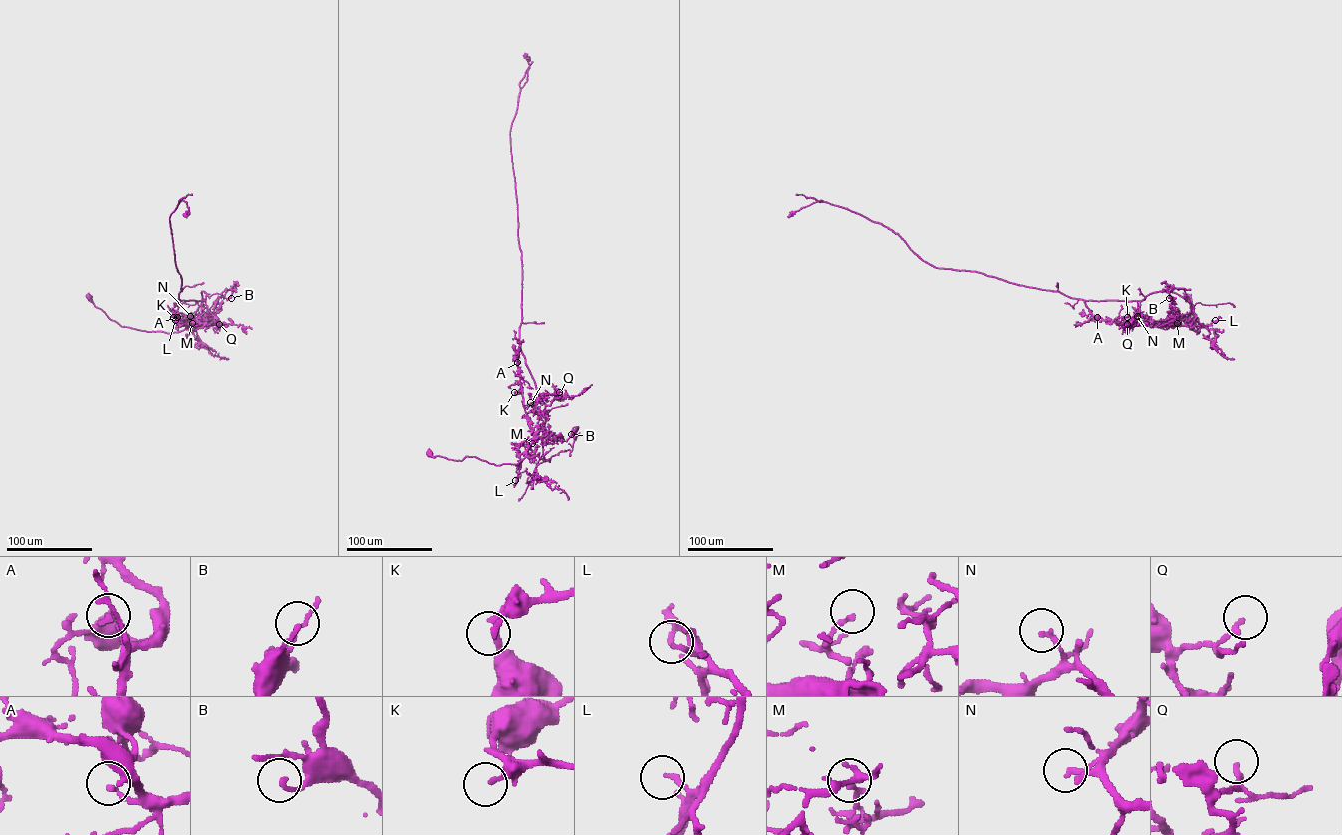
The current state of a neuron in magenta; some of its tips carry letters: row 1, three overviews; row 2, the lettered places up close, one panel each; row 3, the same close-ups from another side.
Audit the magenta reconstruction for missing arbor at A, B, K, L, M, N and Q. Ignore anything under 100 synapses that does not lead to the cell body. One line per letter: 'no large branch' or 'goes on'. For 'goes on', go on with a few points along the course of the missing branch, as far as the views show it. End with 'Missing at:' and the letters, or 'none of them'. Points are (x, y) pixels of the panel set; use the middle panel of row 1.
A: no large branch
B: no large branch
K: no large branch
L: no large branch
M: no large branch
N: no large branch
Q: no large branch
Missing at: none of them

